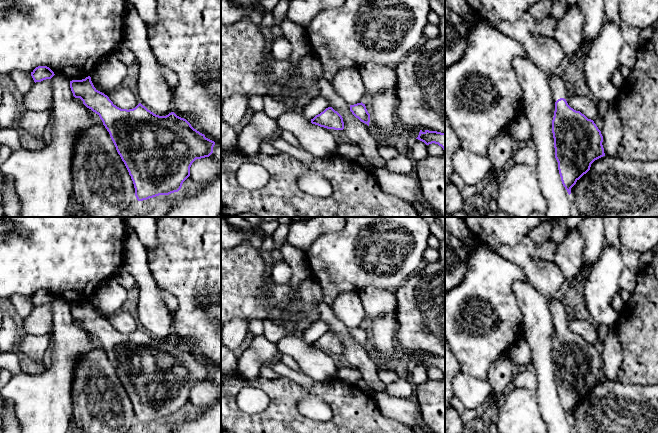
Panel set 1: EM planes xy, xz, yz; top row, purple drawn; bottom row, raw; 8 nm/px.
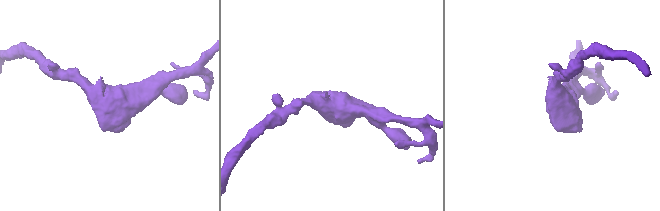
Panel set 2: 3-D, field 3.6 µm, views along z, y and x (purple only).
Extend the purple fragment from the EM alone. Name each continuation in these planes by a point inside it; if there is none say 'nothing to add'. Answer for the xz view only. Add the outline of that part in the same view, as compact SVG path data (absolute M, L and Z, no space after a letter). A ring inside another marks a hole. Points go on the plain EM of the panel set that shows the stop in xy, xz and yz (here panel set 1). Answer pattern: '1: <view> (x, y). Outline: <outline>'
nothing to add

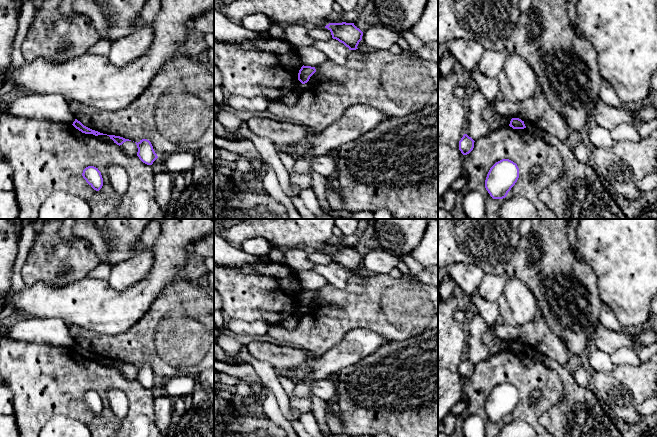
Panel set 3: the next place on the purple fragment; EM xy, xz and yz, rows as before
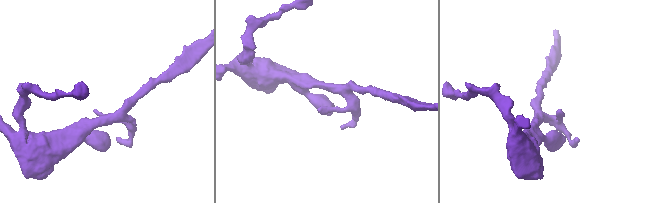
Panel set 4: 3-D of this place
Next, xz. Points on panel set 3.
nothing to add

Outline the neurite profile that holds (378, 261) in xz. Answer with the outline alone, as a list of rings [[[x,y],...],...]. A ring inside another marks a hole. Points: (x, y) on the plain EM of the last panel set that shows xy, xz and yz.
[[[375,248],[363,257],[362,265],[376,275],[388,275],[389,272],[398,267],[401,257],[392,255],[381,248]]]

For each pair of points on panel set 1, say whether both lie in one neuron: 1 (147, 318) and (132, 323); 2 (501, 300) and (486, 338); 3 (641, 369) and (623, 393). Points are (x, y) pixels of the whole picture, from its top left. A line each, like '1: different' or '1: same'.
1: different
2: same
3: different

